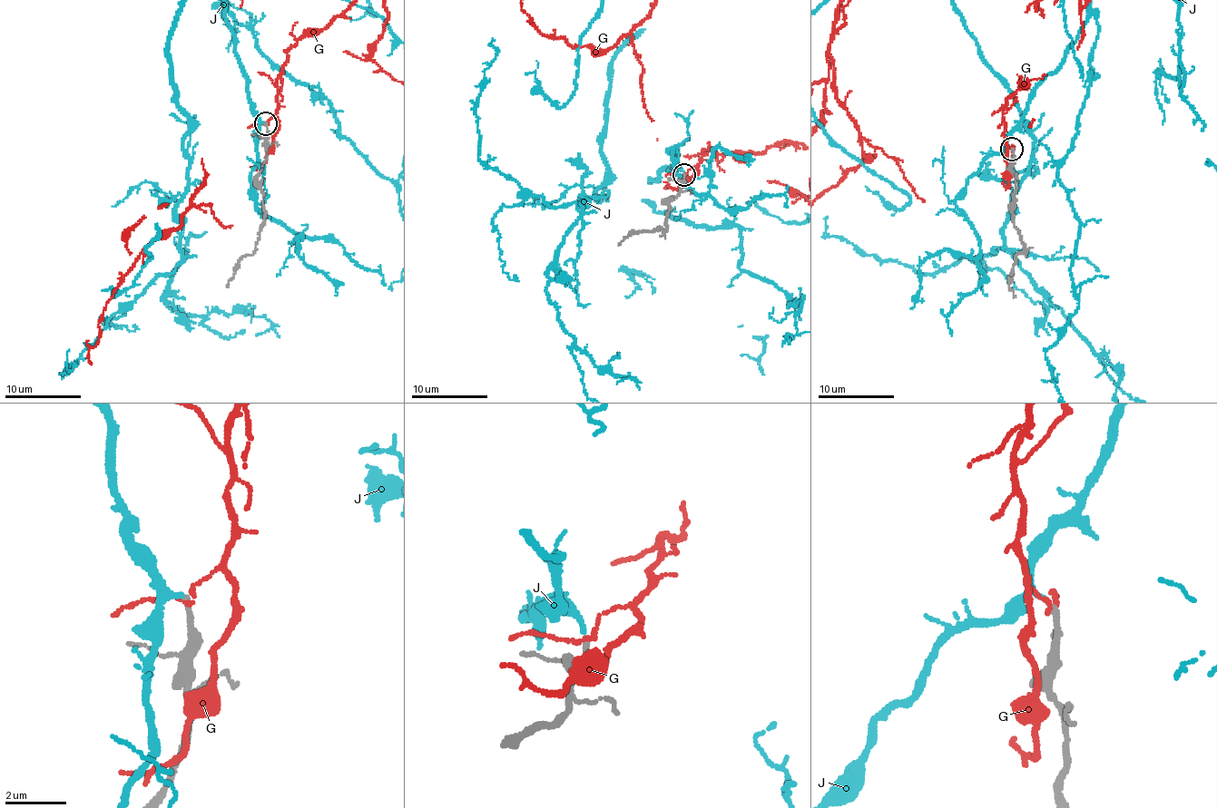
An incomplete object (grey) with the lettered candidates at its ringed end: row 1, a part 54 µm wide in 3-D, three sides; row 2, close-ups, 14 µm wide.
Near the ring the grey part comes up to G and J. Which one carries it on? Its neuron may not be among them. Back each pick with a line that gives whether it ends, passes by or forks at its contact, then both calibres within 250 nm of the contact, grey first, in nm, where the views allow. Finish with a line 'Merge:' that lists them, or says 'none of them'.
J: it passes by; calibres 180 and 140 nm
Merge: J

